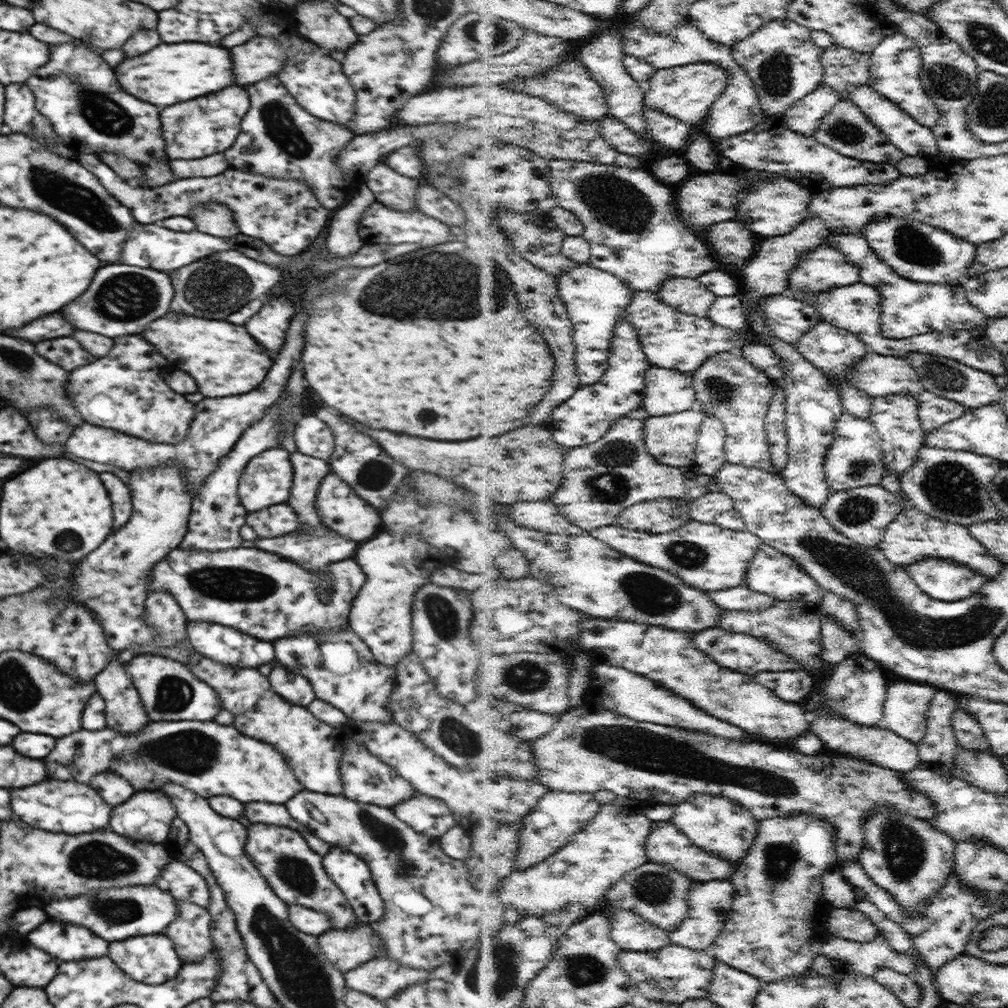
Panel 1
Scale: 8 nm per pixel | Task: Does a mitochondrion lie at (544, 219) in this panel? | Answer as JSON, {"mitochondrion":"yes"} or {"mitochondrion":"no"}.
{"mitochondrion":"no"}

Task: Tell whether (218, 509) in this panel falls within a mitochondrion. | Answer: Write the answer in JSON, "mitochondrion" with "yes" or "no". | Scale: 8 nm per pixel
{"mitochondrion":"yes"}

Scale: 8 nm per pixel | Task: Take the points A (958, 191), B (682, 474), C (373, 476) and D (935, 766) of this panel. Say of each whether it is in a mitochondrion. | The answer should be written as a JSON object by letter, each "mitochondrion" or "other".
{"A":"other","B":"other","C":"mitochondrion","D":"other"}

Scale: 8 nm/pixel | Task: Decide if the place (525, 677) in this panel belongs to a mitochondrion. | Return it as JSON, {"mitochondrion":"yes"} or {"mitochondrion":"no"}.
{"mitochondrion":"yes"}

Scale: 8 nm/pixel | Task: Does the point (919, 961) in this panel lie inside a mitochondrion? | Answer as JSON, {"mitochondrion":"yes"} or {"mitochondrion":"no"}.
{"mitochondrion":"no"}

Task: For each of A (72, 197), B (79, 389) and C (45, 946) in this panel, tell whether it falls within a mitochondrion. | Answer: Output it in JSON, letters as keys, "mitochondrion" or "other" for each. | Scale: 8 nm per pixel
{"A":"mitochondrion","B":"mitochondrion","C":"other"}

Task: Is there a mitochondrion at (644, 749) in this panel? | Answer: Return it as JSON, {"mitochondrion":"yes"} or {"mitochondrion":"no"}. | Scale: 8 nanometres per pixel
{"mitochondrion":"yes"}

